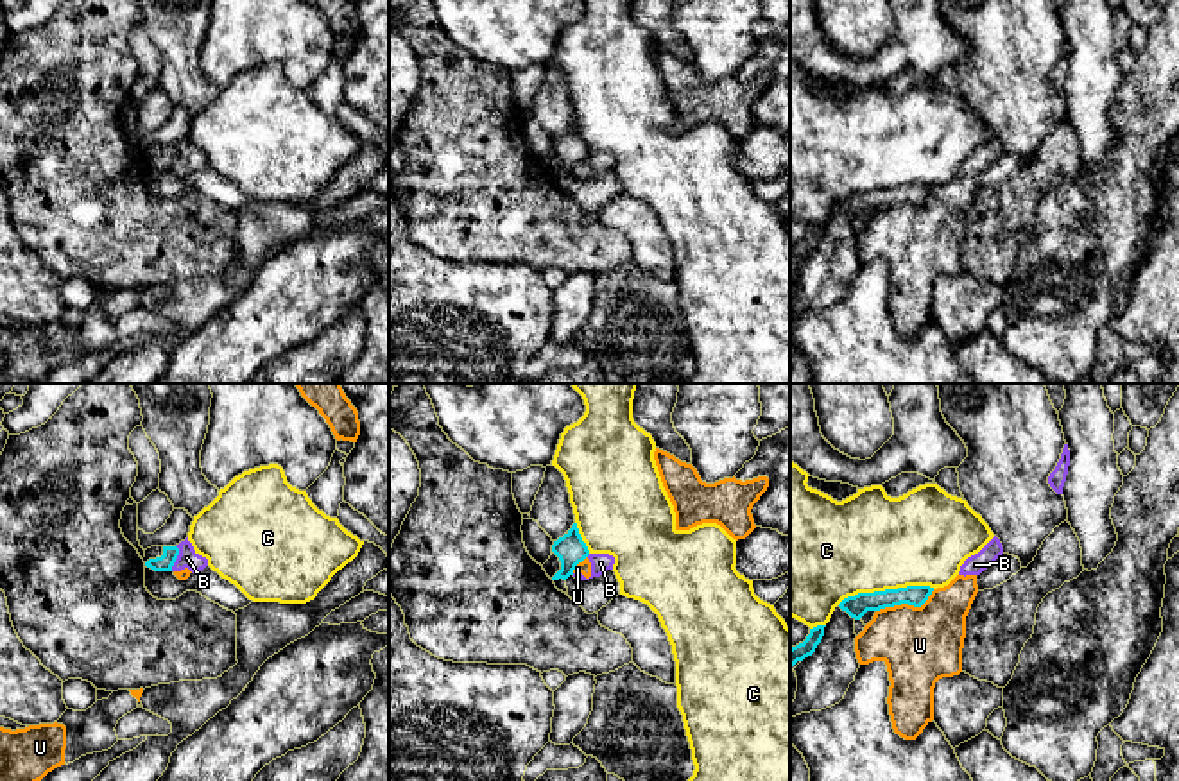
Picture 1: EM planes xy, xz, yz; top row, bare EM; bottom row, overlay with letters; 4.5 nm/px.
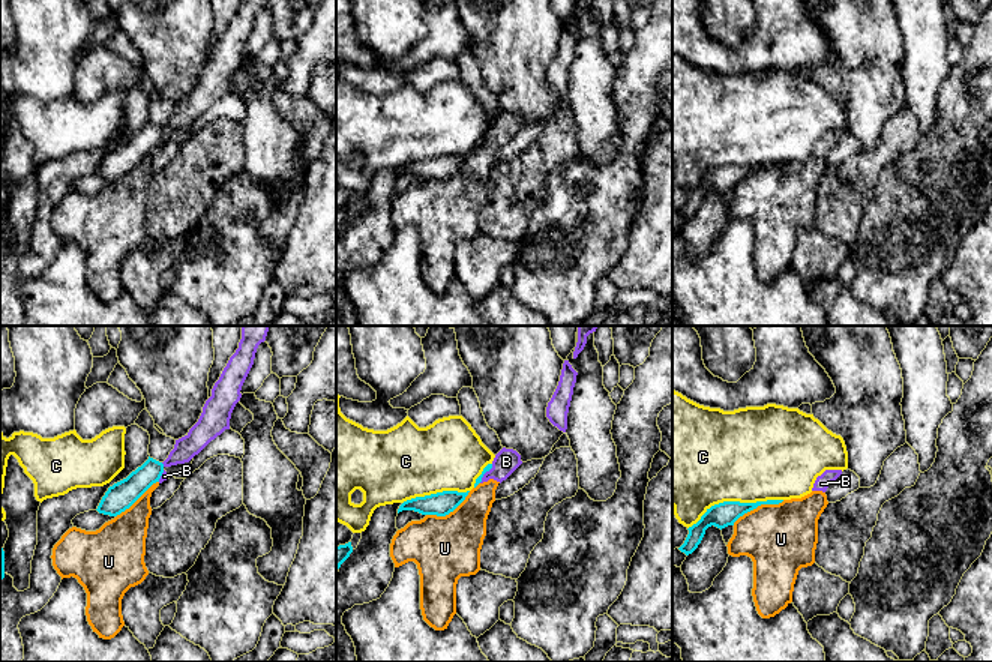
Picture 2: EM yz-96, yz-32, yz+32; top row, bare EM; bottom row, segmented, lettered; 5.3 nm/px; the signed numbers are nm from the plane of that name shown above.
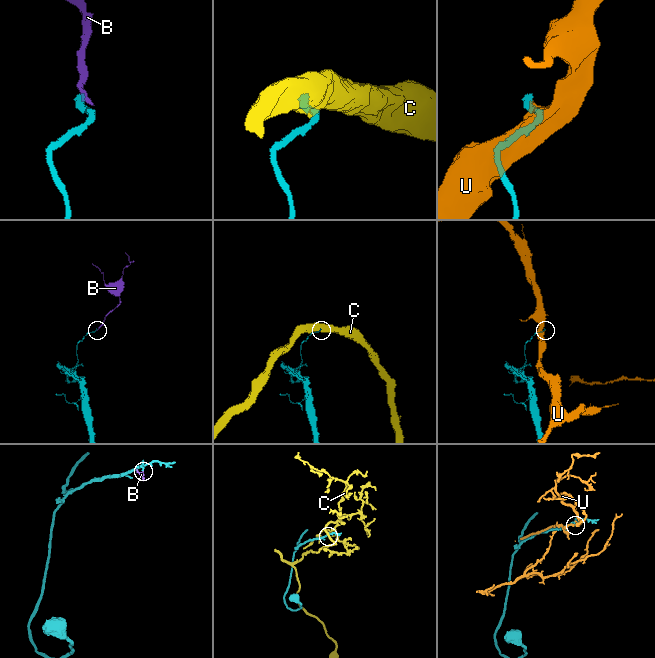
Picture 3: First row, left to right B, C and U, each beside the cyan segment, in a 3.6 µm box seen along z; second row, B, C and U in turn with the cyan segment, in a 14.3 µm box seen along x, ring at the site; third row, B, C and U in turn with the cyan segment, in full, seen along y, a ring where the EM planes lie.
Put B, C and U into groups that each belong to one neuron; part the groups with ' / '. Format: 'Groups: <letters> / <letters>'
Groups: B U / C

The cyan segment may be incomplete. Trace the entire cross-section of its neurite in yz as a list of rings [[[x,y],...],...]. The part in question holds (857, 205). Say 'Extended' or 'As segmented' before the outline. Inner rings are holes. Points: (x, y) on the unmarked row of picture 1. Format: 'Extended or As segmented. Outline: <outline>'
As segmented. Outline: [[[907,185],[874,192],[858,192],[855,195],[844,197],[839,206],[851,217],[860,219],[867,210],[880,210],[901,202],[921,206],[928,199],[932,190],[934,186],[930,185]]]

